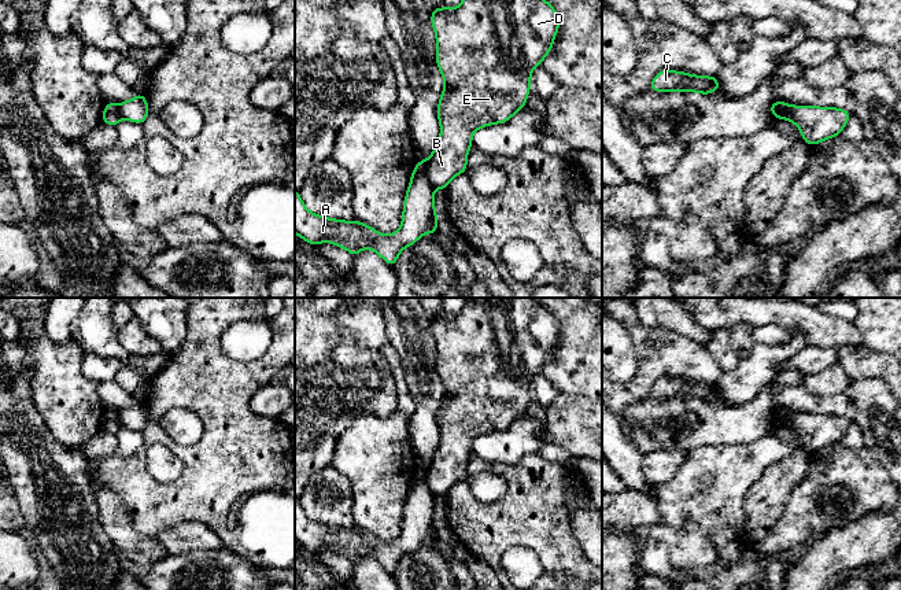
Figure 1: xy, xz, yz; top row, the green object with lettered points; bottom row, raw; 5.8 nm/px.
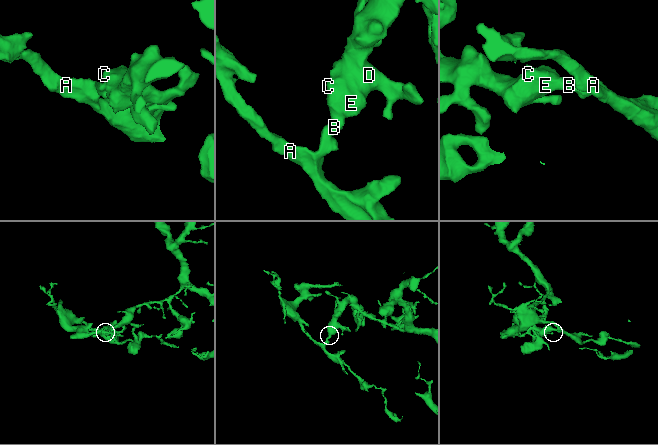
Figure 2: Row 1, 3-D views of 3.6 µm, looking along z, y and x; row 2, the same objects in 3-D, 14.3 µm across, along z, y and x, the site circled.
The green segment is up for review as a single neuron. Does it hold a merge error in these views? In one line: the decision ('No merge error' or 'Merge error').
Merge error

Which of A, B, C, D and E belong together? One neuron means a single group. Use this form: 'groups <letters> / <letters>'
groups A / B C D E

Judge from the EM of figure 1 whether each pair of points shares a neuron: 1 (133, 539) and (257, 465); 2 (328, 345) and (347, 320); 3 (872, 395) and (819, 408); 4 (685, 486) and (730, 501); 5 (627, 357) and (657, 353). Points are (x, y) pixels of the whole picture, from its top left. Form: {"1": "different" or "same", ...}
{"1": "different", "2": "different", "3": "same", "4": "same", "5": "different"}

